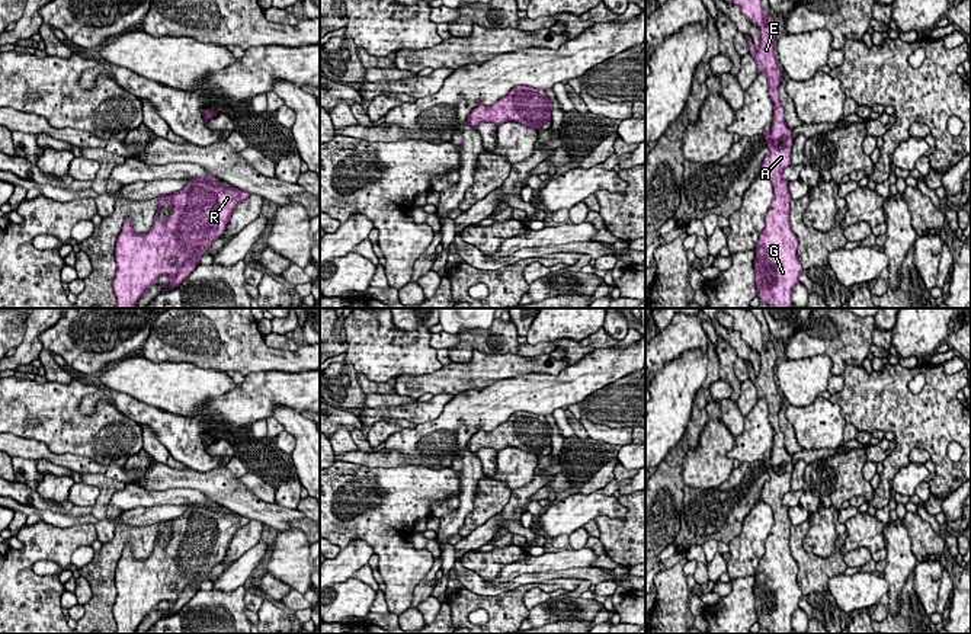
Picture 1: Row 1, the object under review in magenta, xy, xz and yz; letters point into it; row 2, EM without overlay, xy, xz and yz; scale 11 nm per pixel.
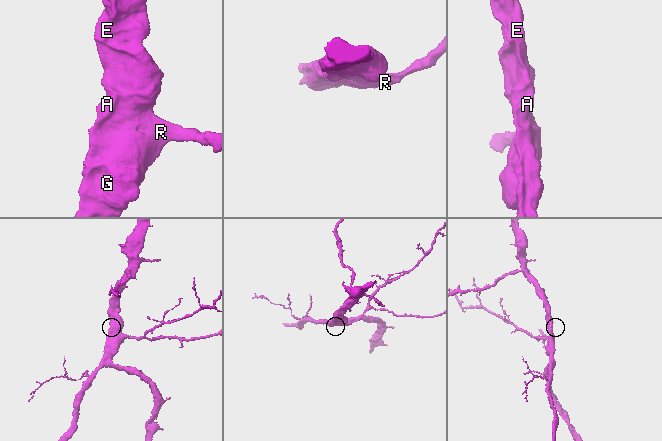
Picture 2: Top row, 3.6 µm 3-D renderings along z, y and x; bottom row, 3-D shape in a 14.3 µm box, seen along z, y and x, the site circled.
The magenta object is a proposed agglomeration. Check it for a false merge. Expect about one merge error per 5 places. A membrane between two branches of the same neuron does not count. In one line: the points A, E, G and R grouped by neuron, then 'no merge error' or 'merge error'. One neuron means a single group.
A E G R | no merge error

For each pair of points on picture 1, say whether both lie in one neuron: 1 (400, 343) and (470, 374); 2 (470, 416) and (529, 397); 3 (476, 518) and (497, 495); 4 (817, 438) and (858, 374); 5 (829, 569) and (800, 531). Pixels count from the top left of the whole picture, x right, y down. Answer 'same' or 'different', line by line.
1: different
2: same
3: same
4: different
5: same

